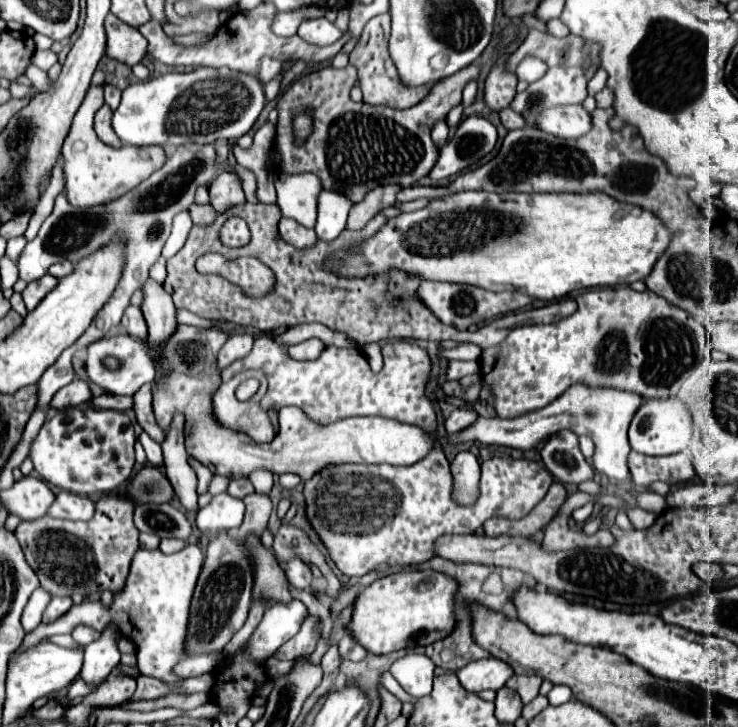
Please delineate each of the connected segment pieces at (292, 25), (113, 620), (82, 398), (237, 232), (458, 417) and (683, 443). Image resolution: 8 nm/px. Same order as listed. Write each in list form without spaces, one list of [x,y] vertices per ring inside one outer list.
[[[309,7],[307,11],[291,11],[291,13],[279,13],[275,23],[273,23],[273,31],[277,35],[283,35],[283,37],[289,37],[289,35],[295,35],[297,33],[297,27],[301,25],[301,21],[305,19],[313,19],[317,17],[315,13],[315,7]]]
[[[187,545],[179,553],[165,555],[159,549],[145,551],[139,549],[133,557],[131,571],[127,577],[127,583],[121,591],[115,593],[111,605],[103,605],[97,601],[87,601],[81,605],[73,605],[65,615],[61,615],[53,623],[41,623],[37,629],[25,635],[21,647],[13,653],[19,655],[21,651],[27,651],[27,647],[39,645],[47,637],[59,635],[59,633],[73,633],[77,625],[87,625],[95,631],[105,631],[111,625],[119,627],[119,631],[135,641],[137,665],[141,675],[155,677],[179,693],[179,683],[183,677],[175,675],[175,665],[185,659],[185,639],[189,633],[189,607],[193,599],[193,591],[203,567],[205,555],[197,545]]]
[[[75,379],[73,383],[65,385],[63,389],[59,389],[51,401],[51,407],[55,409],[65,409],[65,407],[75,407],[81,403],[87,403],[89,399],[93,399],[89,385],[81,379]]]
[[[231,217],[225,221],[223,229],[221,229],[221,241],[229,247],[241,247],[247,245],[249,241],[249,231],[247,231],[247,223],[239,217]]]
[[[455,409],[455,411],[451,411],[451,415],[445,421],[445,429],[447,429],[447,433],[457,433],[457,431],[469,427],[475,419],[477,419],[477,413],[473,409]]]
[[[647,399],[637,409],[631,425],[629,425],[629,443],[631,449],[653,457],[673,455],[687,447],[693,433],[691,415],[685,405],[677,399]]]

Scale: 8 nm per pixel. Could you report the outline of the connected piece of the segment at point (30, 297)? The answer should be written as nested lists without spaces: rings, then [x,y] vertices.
[[[45,275],[45,277],[37,279],[37,281],[31,281],[31,283],[25,287],[25,291],[21,293],[21,295],[23,295],[23,301],[25,301],[25,305],[27,305],[27,311],[33,311],[33,309],[41,303],[41,299],[43,299],[55,285],[57,285],[57,279],[51,277],[51,275]]]

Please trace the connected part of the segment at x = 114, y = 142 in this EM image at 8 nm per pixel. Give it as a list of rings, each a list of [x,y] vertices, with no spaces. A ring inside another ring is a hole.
[[[103,105],[99,111],[97,111],[97,119],[95,119],[95,133],[97,137],[105,143],[105,145],[111,145],[115,149],[119,149],[123,143],[119,141],[119,137],[113,133],[111,129],[111,107],[109,105]]]

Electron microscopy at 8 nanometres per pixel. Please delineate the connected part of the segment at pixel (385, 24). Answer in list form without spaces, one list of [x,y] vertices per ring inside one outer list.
[[[389,13],[373,17],[365,25],[361,41],[357,43],[357,47],[349,55],[349,63],[355,65],[357,71],[359,71],[359,87],[363,91],[363,101],[365,103],[369,103],[369,105],[385,105],[385,107],[393,107],[393,109],[409,109],[409,107],[417,105],[421,99],[425,99],[425,95],[433,89],[433,83],[431,85],[421,85],[421,87],[411,87],[411,85],[405,85],[399,79],[397,69],[395,69],[395,65],[393,65],[393,61],[389,57],[389,51],[387,51],[389,33],[391,33],[391,17],[389,17]]]

